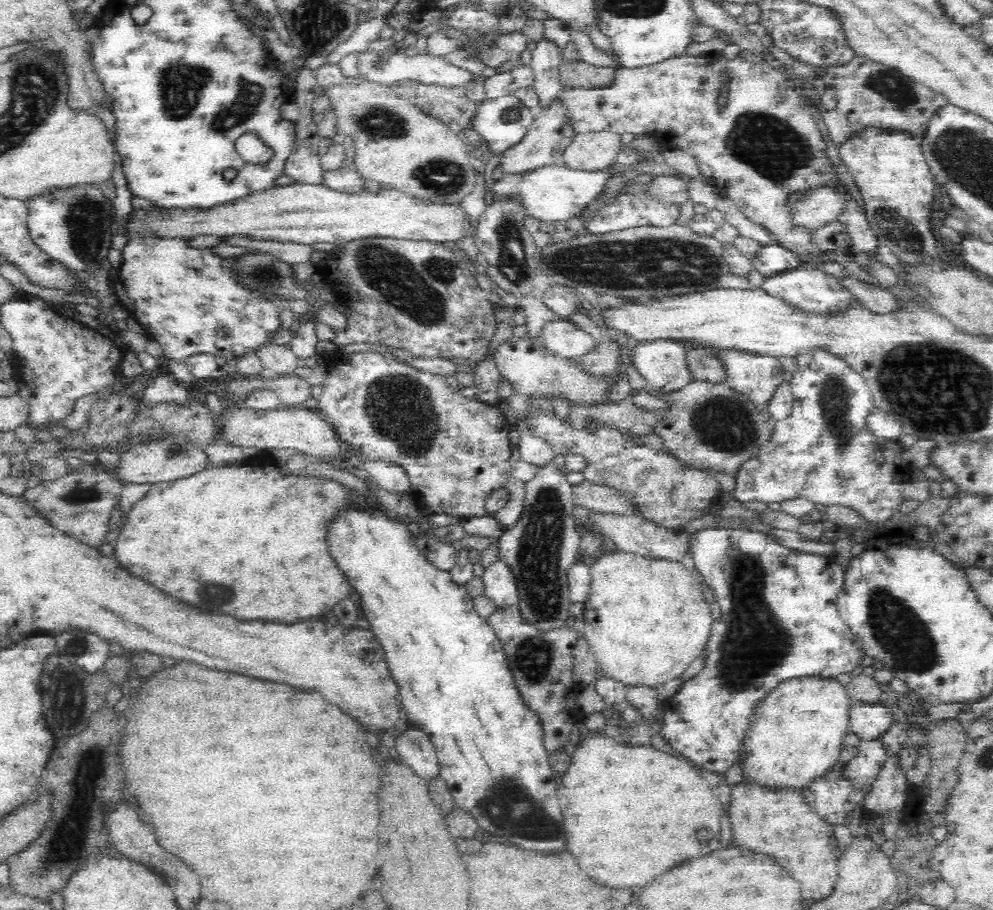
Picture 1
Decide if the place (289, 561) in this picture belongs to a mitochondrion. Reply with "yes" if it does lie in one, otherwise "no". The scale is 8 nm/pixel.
no

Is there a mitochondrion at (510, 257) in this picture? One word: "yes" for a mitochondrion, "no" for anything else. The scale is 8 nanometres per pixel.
yes

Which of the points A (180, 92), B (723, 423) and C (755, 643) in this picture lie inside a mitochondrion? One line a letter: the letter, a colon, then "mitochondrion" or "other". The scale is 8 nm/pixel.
A: mitochondrion
B: mitochondrion
C: mitochondrion

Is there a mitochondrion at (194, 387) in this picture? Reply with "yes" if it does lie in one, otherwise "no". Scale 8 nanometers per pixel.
no

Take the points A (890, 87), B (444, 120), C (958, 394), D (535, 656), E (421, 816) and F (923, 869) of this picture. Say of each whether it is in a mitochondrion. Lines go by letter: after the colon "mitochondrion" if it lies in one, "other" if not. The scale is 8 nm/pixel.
A: mitochondrion
B: other
C: mitochondrion
D: mitochondrion
E: other
F: other

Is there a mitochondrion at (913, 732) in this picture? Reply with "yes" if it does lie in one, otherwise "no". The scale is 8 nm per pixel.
no

